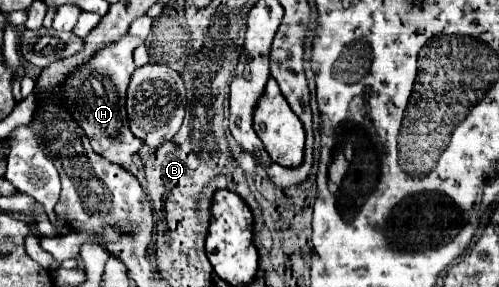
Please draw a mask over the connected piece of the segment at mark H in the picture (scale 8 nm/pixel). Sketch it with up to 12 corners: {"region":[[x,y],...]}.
{"region":[[141,38],[103,46],[61,86],[97,154],[129,168],[143,142],[125,90]]}

